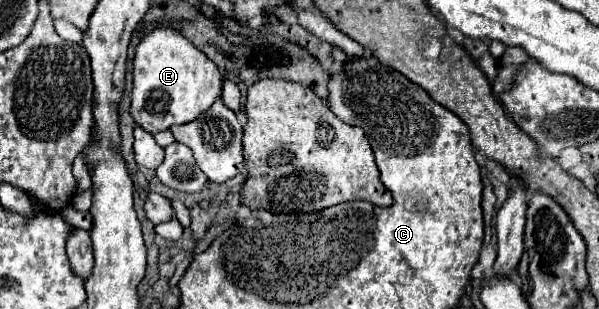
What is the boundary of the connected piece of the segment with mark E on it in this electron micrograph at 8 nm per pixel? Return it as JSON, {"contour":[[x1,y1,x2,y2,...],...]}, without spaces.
{"contour":[[155,28,149,32,135,50,133,60,133,94,131,118,147,132,161,132,173,124,187,124,221,94,223,74,201,50,197,50,179,30]]}

